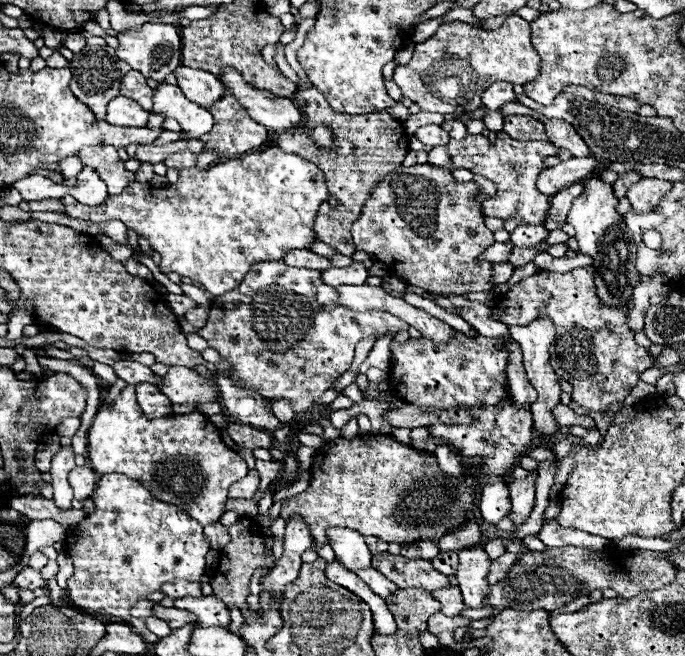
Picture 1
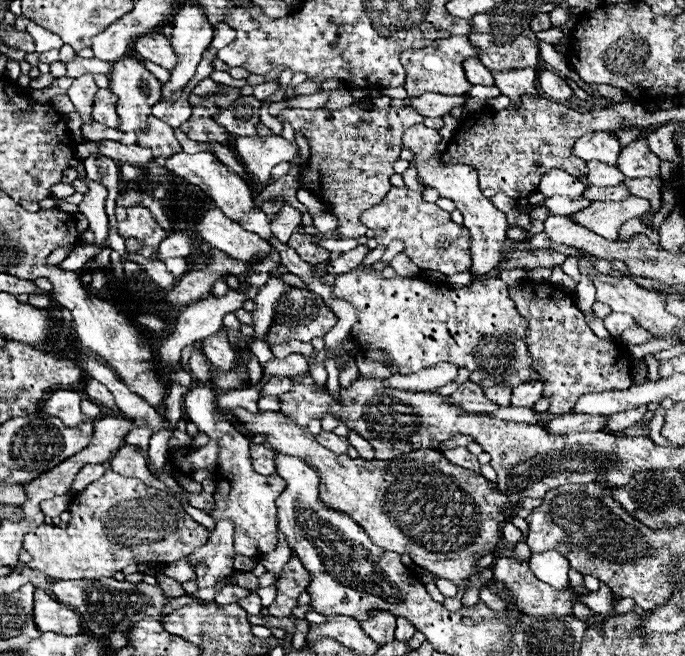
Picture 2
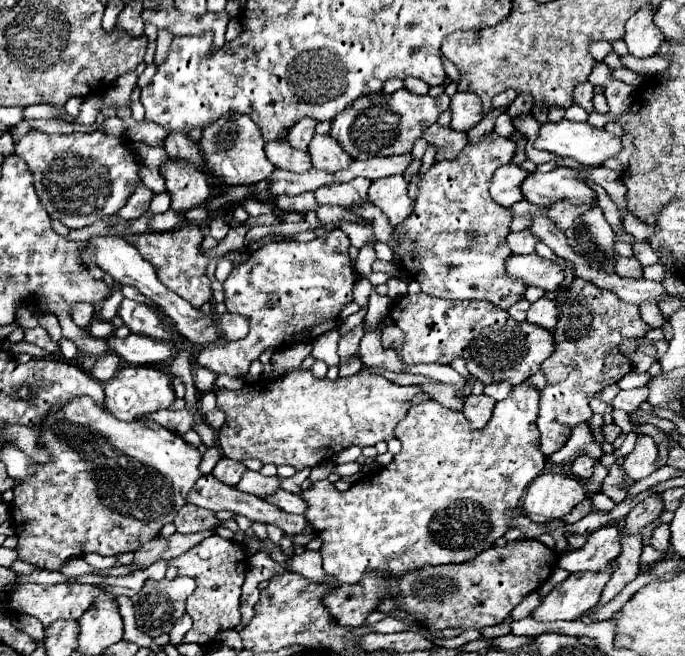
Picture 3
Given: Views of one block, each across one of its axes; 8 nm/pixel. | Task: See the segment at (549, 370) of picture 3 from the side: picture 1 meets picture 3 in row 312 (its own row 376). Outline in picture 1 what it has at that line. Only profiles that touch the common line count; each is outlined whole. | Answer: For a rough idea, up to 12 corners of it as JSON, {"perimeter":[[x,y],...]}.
{"perimeter":[[592,266],[522,278],[492,318],[550,316],[554,372],[592,412],[624,400],[656,356]]}

